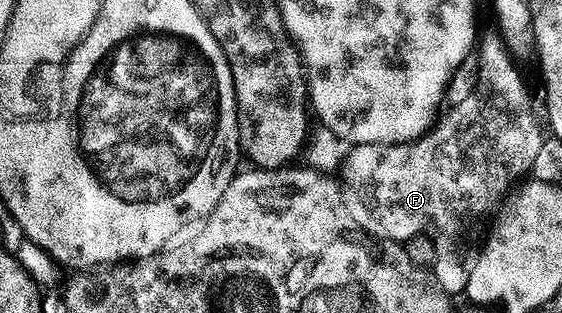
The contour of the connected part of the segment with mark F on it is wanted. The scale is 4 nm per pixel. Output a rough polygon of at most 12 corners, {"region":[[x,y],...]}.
{"region":[[505,41],[422,137],[351,145],[340,167],[367,235],[435,248],[465,291],[488,219],[544,141]]}

